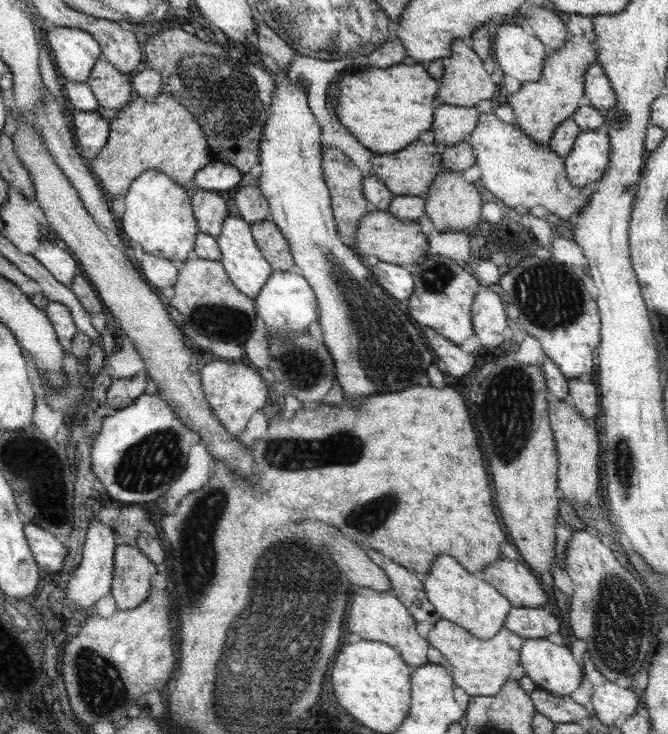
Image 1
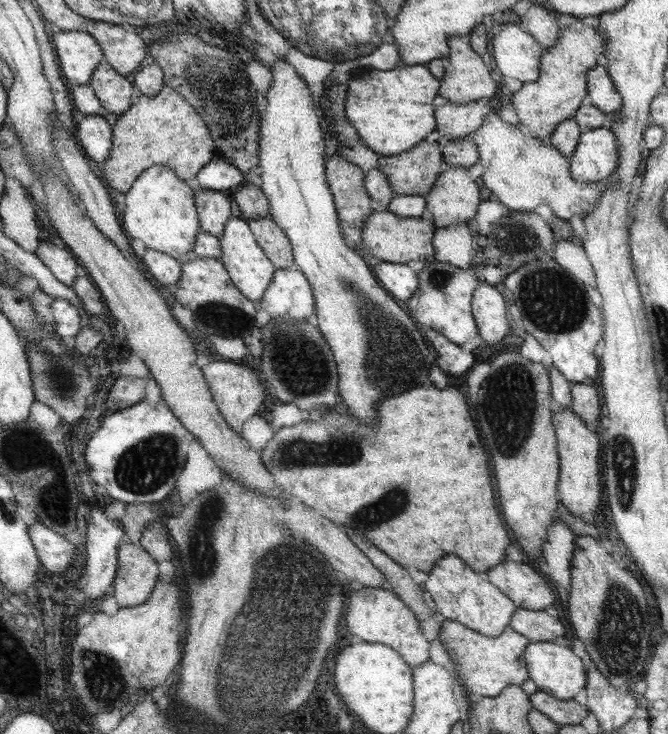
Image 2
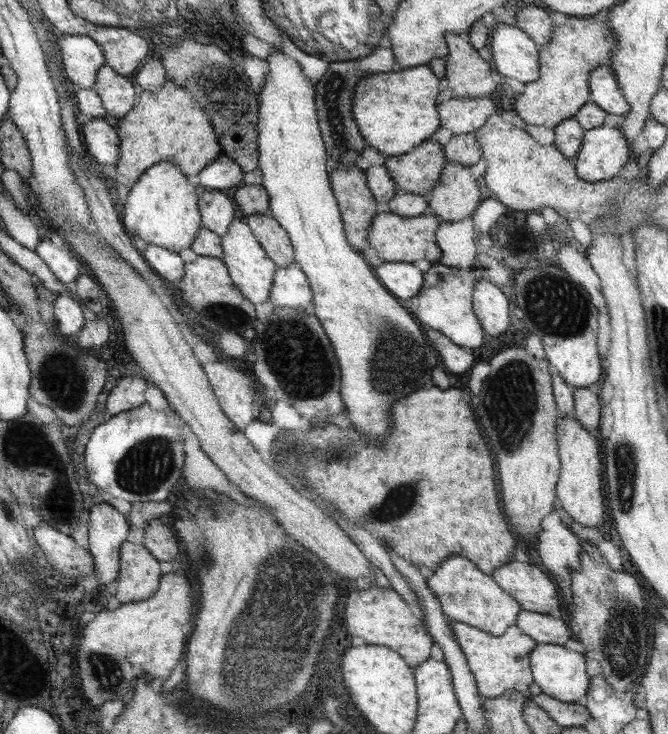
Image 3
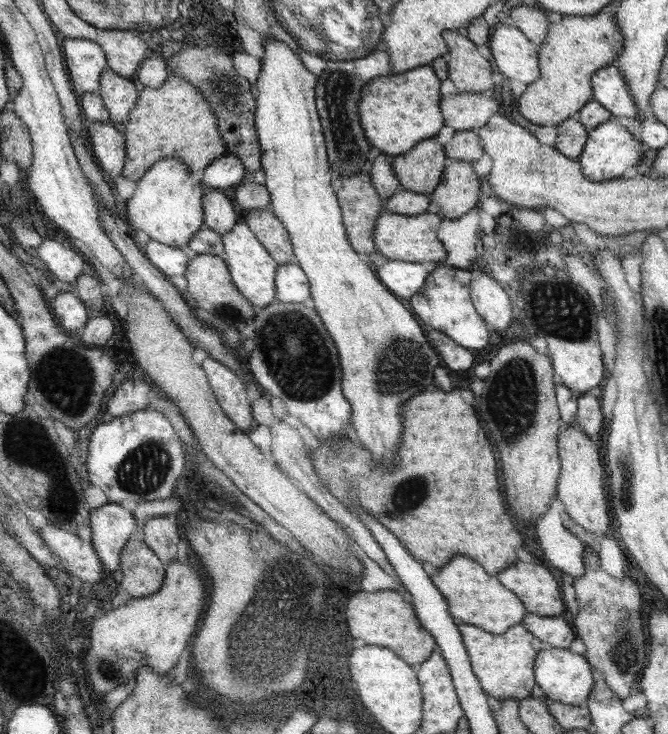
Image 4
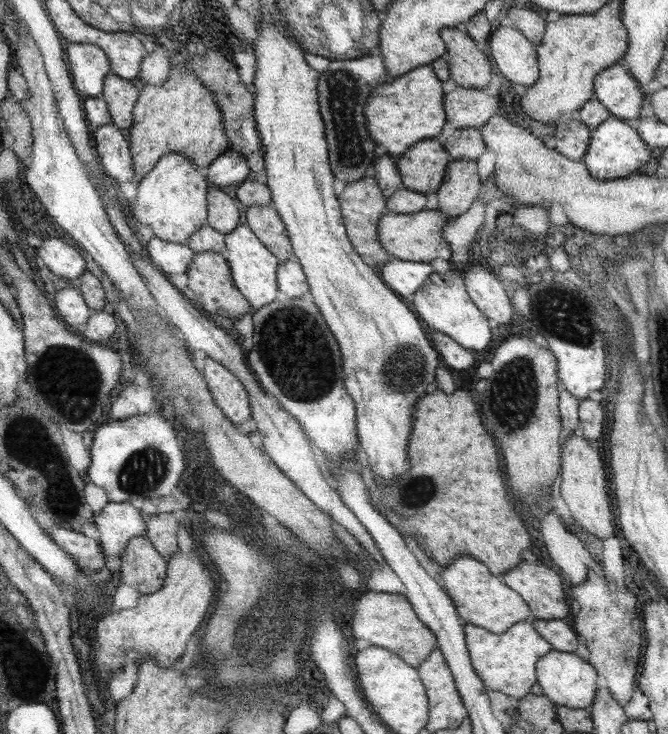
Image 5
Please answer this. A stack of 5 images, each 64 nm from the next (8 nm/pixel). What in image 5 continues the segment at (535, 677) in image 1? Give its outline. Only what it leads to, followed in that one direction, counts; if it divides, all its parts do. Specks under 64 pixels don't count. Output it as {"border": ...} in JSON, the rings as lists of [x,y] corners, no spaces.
{"border":[[[554,649],[537,662],[537,683],[544,690],[543,696],[548,697],[555,704],[590,711],[598,692],[596,678],[598,678],[598,674],[594,670],[594,665],[588,664],[575,653]]]}

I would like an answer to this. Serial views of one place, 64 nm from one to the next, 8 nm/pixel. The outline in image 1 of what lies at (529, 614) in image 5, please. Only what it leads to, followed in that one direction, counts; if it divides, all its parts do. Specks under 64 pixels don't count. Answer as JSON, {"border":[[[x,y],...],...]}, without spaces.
{"border":[[[437,556],[434,568],[422,577],[422,587],[436,613],[445,620],[469,630],[481,640],[491,640],[505,627],[513,603],[486,581],[479,573],[472,573],[453,556]]]}

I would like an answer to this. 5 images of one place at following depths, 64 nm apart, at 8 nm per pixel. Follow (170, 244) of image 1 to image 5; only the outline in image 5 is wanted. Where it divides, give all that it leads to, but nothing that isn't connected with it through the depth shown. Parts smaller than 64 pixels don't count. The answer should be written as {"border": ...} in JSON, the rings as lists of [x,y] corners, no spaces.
{"border":[[[180,153],[170,154],[162,157],[157,166],[139,182],[137,188],[138,198],[132,206],[133,220],[141,222],[152,228],[152,234],[156,238],[161,238],[166,242],[174,244],[187,244],[187,240],[199,228],[208,224],[209,215],[209,194],[208,194],[209,176],[204,176],[202,172],[198,172],[198,166],[190,161],[190,158],[182,156]]]}

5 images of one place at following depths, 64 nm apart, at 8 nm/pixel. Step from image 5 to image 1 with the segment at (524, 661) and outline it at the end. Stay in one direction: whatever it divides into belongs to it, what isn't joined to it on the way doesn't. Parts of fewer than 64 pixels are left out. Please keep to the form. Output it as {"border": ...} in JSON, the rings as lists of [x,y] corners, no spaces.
{"border":[[[441,619],[430,630],[428,641],[430,647],[440,652],[452,666],[450,672],[453,673],[457,686],[464,689],[471,697],[497,696],[510,680],[519,681],[526,676],[525,667],[520,663],[525,640],[508,628],[502,628],[491,640],[481,640],[462,626]]]}

